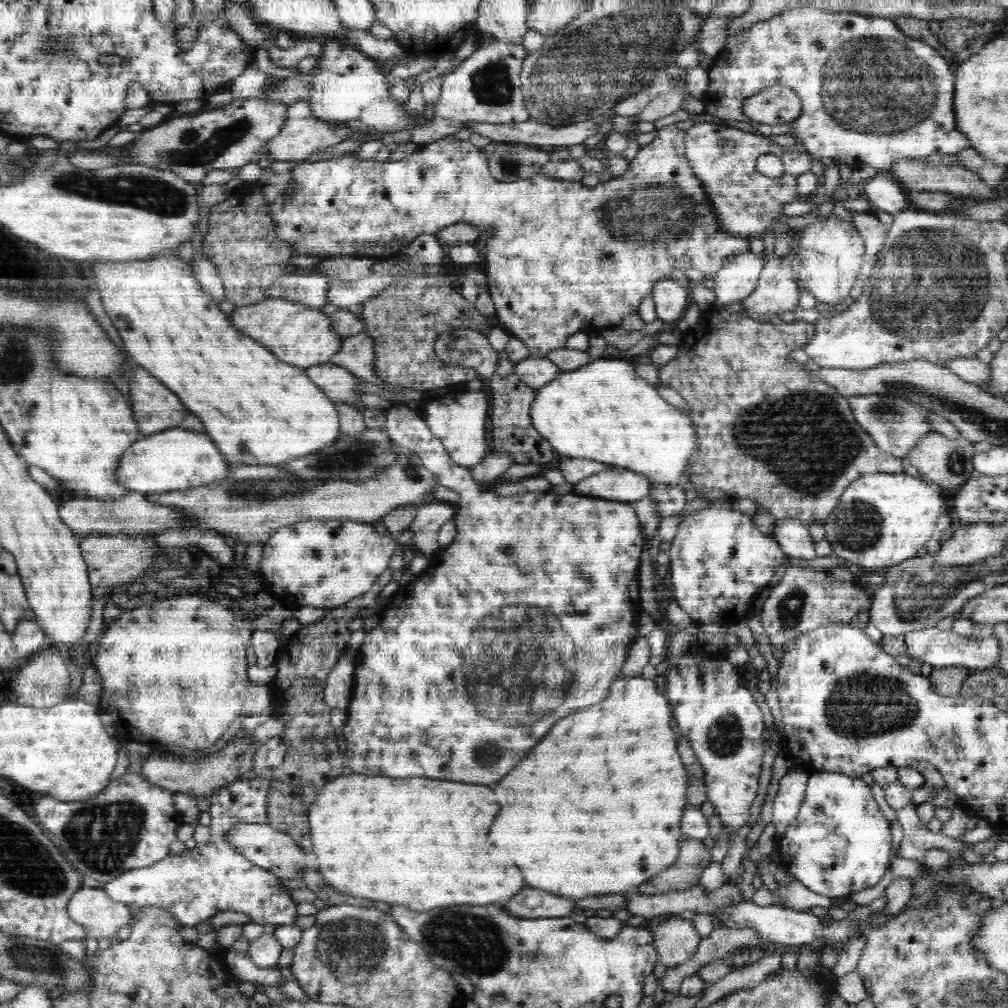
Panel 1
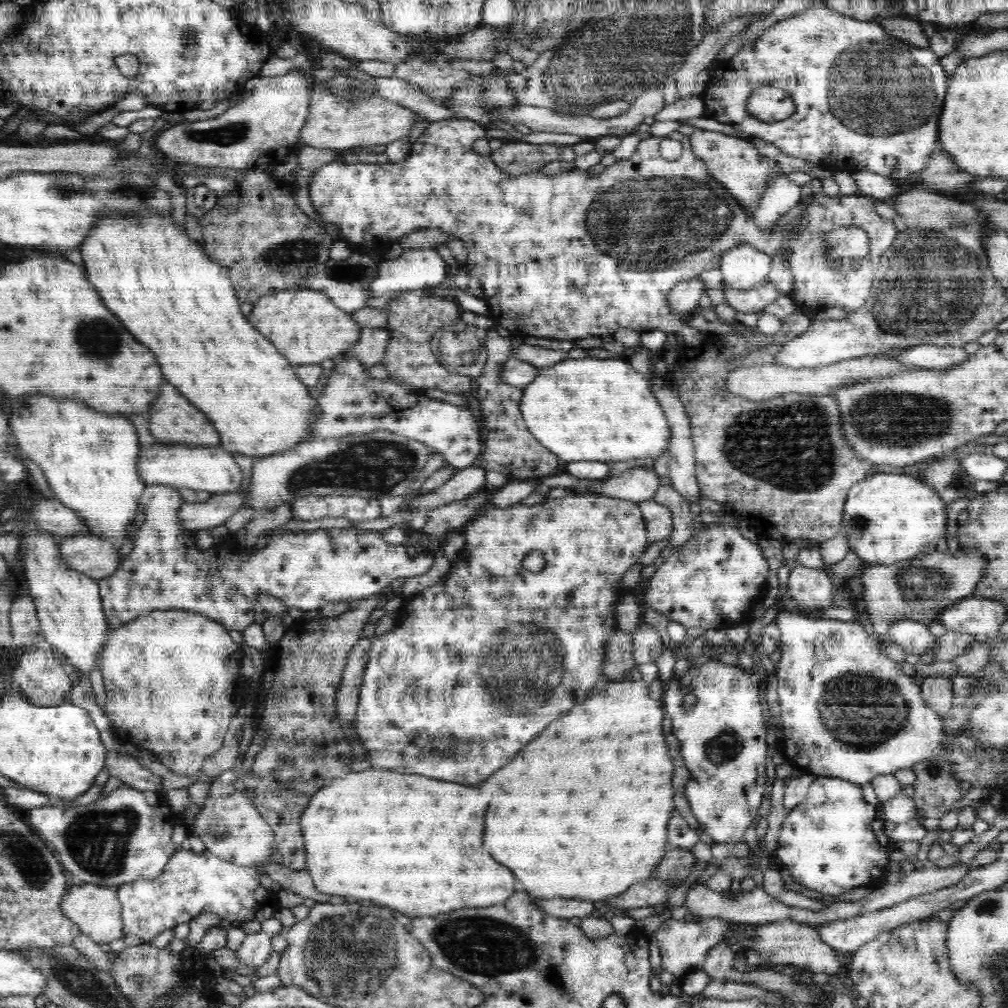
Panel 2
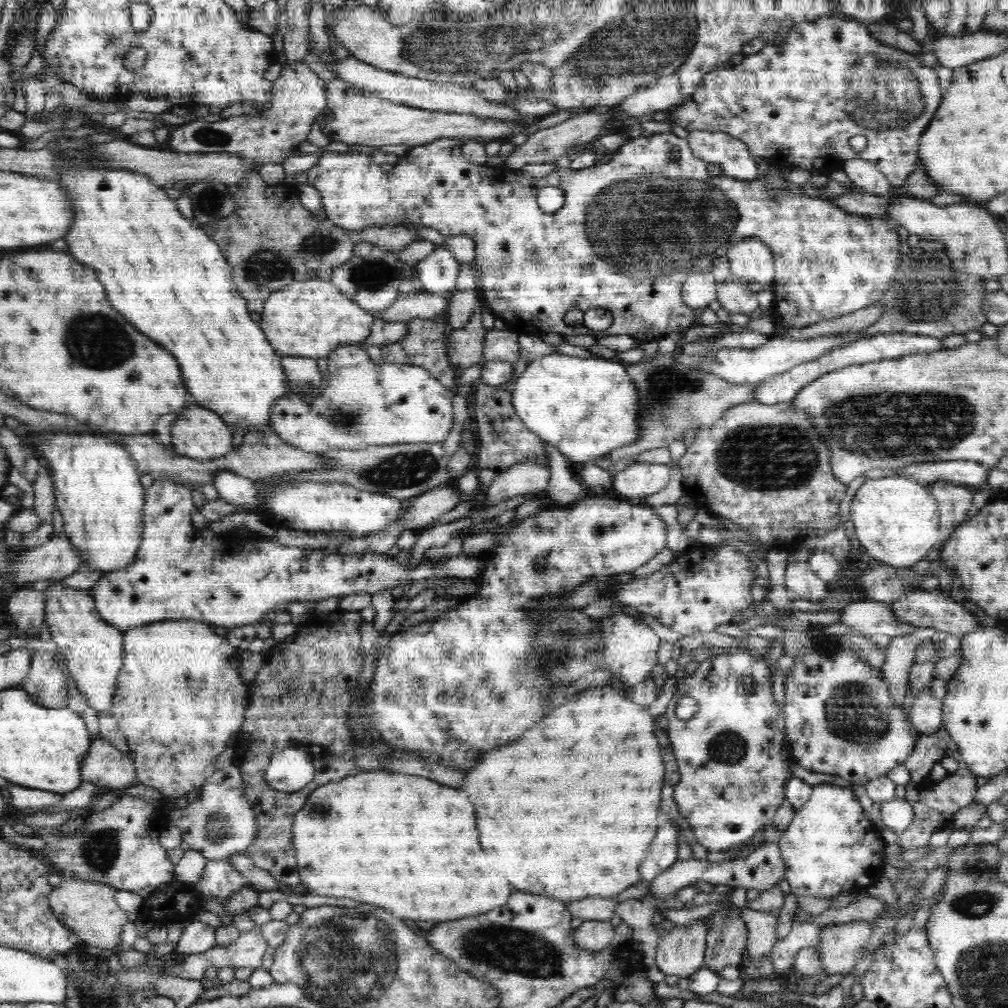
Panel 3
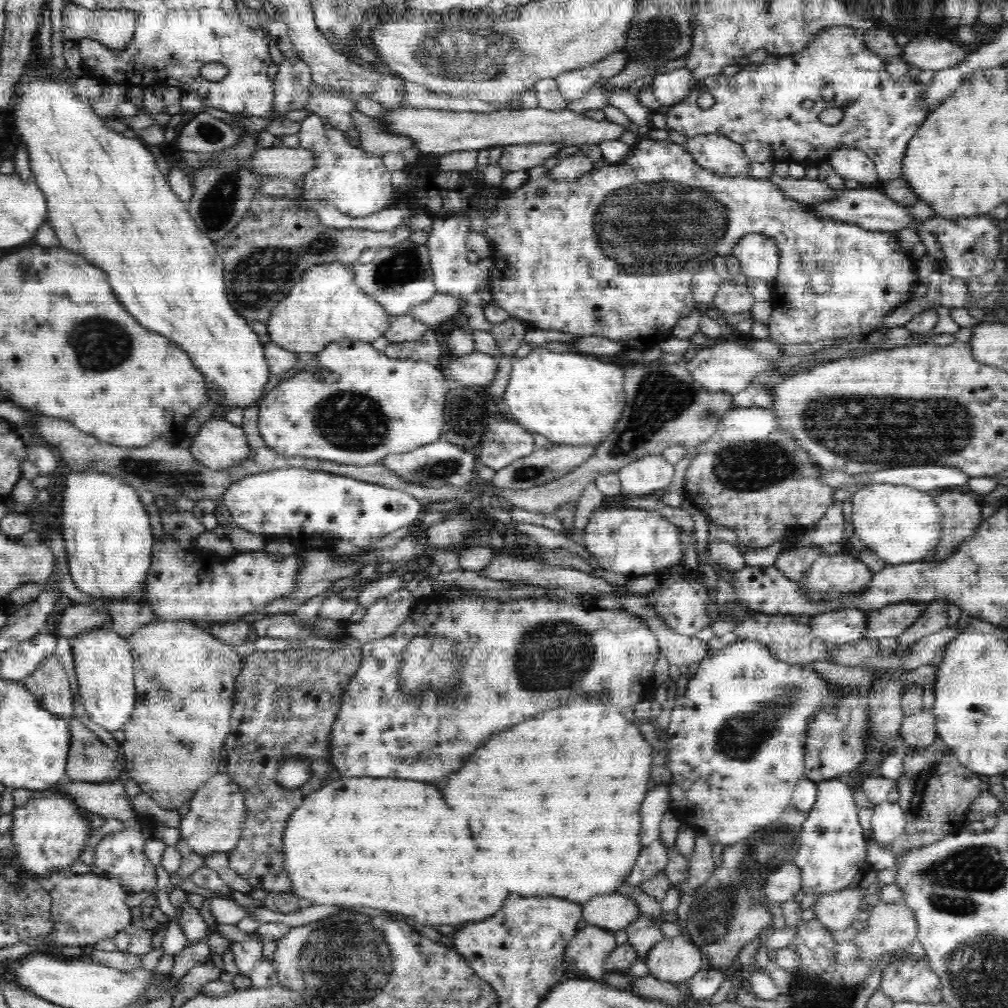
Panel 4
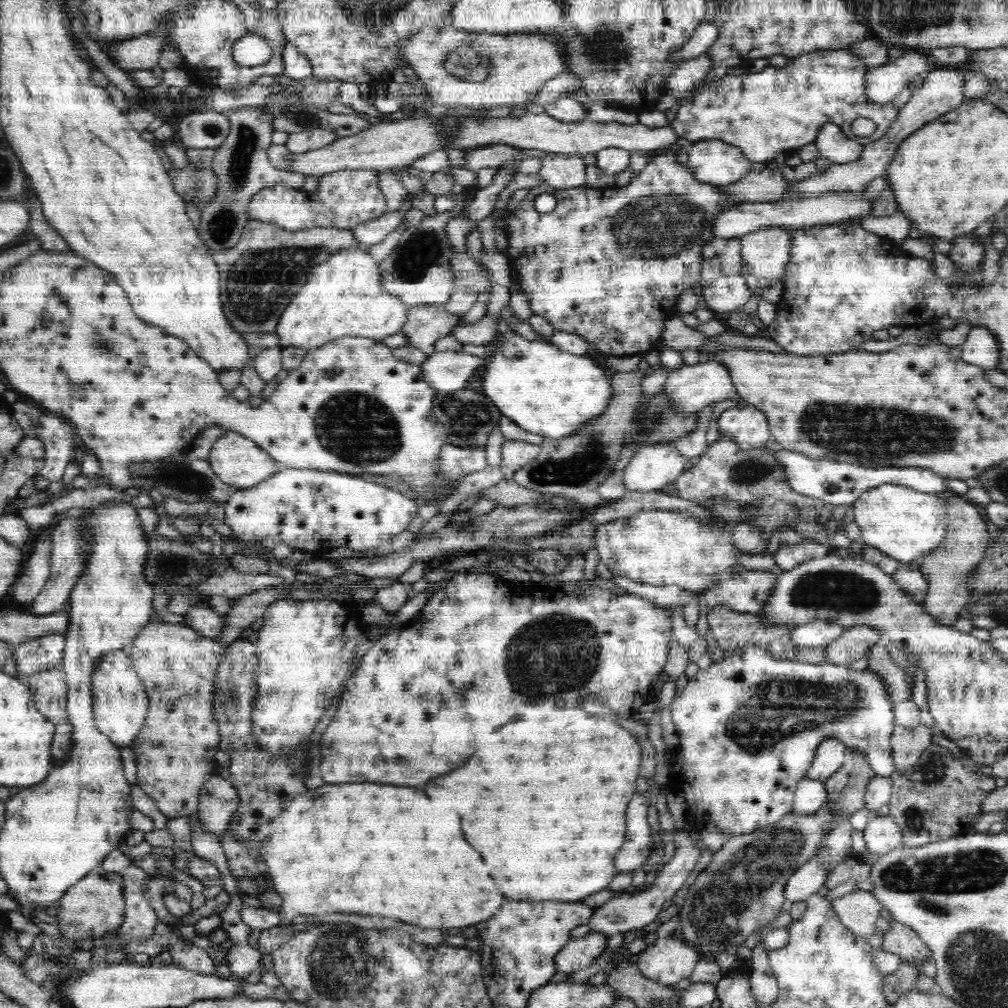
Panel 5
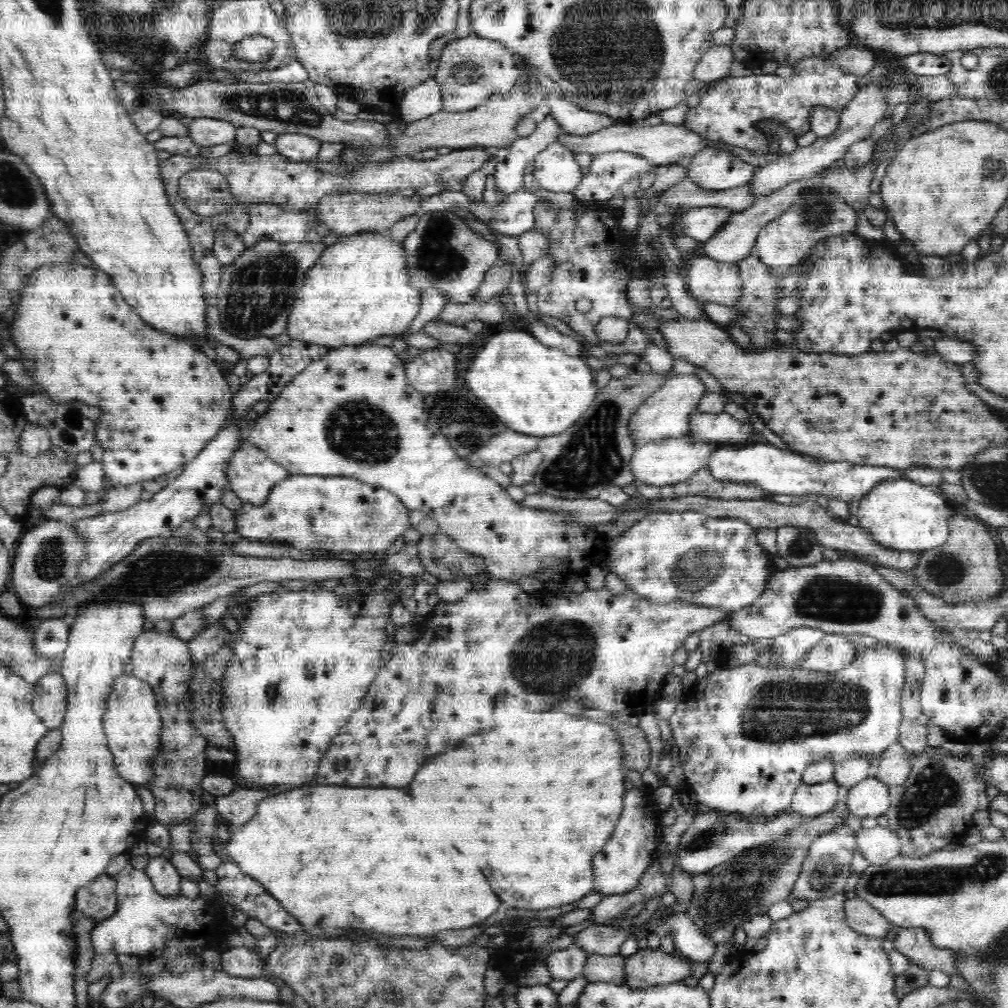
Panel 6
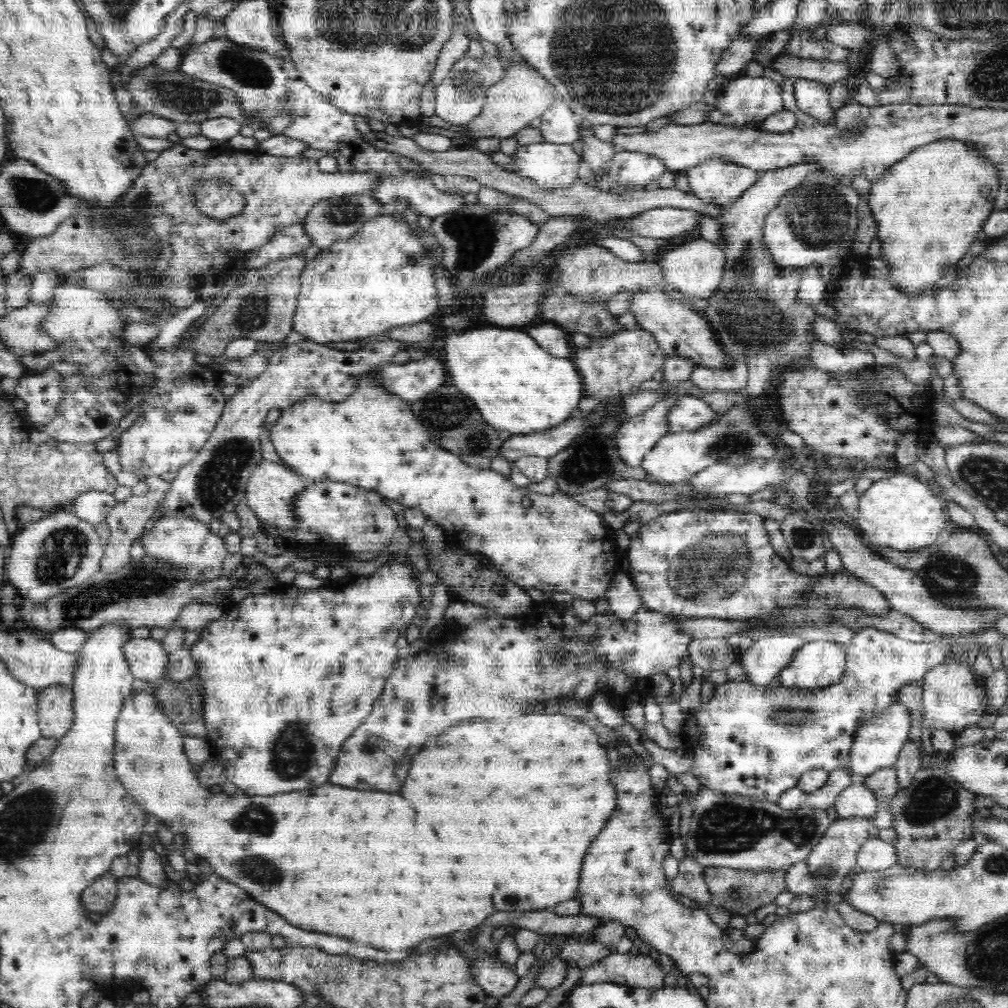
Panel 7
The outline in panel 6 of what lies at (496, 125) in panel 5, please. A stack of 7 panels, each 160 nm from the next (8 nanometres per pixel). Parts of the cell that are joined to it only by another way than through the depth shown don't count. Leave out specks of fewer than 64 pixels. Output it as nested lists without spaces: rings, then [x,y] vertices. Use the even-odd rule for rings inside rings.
[[[665,122],[654,126],[618,123],[596,132],[590,132],[590,134],[570,134],[564,131],[563,134],[560,134],[558,142],[568,146],[568,149],[574,153],[588,152],[588,154],[597,155],[610,151],[629,152],[640,155],[654,166],[678,165],[682,158],[692,160],[700,150],[706,150],[709,146],[714,146],[714,142],[684,128],[684,125]]]

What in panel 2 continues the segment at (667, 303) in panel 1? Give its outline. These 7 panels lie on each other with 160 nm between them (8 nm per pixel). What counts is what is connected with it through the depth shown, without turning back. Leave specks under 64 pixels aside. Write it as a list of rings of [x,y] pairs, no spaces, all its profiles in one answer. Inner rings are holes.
[[[700,276],[688,280],[683,279],[668,294],[668,303],[673,312],[688,317],[699,310],[700,298],[704,294],[704,282]]]

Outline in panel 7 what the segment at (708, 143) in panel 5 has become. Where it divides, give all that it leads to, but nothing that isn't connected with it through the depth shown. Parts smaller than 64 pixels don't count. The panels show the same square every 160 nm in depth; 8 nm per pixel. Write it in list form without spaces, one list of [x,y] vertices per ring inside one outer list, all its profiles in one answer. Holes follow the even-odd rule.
[[[720,159],[704,160],[687,170],[690,191],[700,200],[728,208],[750,189],[760,172]]]

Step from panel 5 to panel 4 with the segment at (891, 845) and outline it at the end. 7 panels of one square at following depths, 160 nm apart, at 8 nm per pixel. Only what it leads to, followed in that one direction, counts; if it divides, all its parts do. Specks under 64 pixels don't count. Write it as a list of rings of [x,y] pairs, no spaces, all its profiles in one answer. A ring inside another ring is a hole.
[[[885,801],[872,808],[871,826],[872,840],[892,844],[905,829],[904,810],[898,803]]]

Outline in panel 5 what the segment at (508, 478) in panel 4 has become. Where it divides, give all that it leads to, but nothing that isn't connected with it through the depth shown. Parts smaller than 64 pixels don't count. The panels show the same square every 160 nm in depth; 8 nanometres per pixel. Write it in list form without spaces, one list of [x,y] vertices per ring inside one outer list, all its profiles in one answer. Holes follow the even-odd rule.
[[[614,373],[611,376],[611,390],[614,397],[610,405],[595,420],[588,421],[584,430],[577,430],[571,436],[562,438],[543,437],[540,455],[514,472],[512,480],[524,488],[573,498],[582,507],[601,506],[605,503],[598,492],[598,486],[614,475],[614,466],[618,462],[623,448],[621,443],[628,436],[633,422],[633,411],[643,392],[642,373]]]

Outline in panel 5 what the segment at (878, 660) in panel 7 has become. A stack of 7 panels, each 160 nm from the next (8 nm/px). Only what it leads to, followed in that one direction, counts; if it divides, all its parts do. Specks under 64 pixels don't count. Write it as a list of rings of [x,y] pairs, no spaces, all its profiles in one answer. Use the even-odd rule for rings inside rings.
[[[749,645],[736,651],[726,651],[722,662],[712,662],[708,668],[699,670],[697,676],[671,702],[672,722],[676,726],[676,734],[680,740],[678,746],[677,763],[670,765],[674,774],[671,786],[680,792],[685,799],[687,813],[695,814],[702,821],[712,821],[727,839],[736,835],[754,832],[760,827],[778,822],[783,816],[793,812],[795,791],[800,780],[807,776],[816,748],[826,738],[838,738],[847,748],[858,750],[867,759],[872,770],[881,777],[889,777],[895,772],[895,762],[892,756],[890,738],[894,733],[896,721],[893,714],[892,701],[883,679],[870,669],[854,670],[845,665],[808,664],[791,660],[776,660],[770,656],[768,650],[756,645]]]

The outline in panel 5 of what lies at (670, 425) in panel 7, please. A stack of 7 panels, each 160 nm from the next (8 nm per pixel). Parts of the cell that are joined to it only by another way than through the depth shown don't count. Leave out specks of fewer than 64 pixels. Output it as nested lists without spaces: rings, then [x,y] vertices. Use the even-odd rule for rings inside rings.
[[[753,406],[732,407],[722,412],[718,418],[718,432],[734,434],[740,450],[764,447],[772,442],[765,414]]]

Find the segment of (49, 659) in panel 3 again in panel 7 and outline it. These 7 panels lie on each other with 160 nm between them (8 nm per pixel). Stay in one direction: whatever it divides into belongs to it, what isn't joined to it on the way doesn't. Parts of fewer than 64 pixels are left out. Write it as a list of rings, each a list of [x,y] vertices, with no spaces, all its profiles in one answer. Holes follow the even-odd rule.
[[[62,685],[39,690],[37,694],[37,718],[44,738],[60,739],[73,726],[73,692]]]

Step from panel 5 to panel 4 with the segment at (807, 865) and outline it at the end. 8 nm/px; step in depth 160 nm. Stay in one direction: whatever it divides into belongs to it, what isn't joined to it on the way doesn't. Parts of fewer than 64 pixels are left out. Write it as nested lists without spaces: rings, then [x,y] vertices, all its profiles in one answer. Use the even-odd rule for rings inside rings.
[[[782,864],[776,872],[772,872],[766,880],[764,893],[768,900],[775,903],[793,901],[794,896],[801,892],[802,873],[794,864]]]

